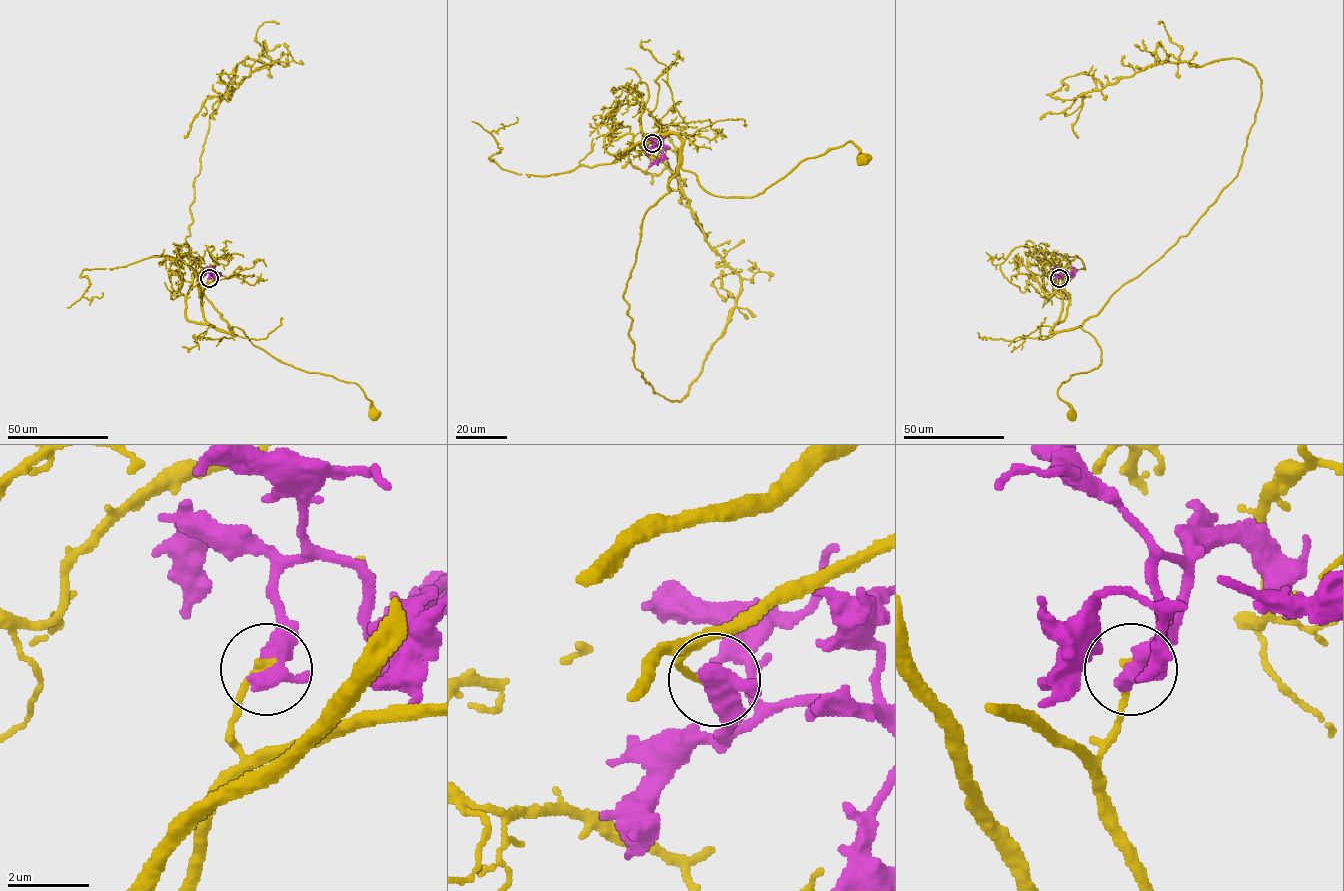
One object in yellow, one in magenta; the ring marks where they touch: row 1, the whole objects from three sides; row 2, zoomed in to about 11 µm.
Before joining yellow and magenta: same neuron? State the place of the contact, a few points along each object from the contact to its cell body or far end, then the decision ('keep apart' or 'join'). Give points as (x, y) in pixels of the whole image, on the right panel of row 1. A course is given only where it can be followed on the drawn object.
(1059, 278) | yellow via (1059, 278), (1062, 312), (1051, 331), (1079, 326), (1100, 348), (1096, 368), (1059, 387), (1072, 414) | magenta via (1059, 278), (1060, 272), (1060, 277), (1073, 275), (1071, 266) | keep apart

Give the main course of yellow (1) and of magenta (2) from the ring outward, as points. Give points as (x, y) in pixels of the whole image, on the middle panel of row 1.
1: (652, 143), (674, 134), (683, 169), (720, 196), (758, 195), (802, 161), (851, 141), (859, 159)
2: (652, 143), (653, 147), (665, 148), (654, 162), (661, 159)

